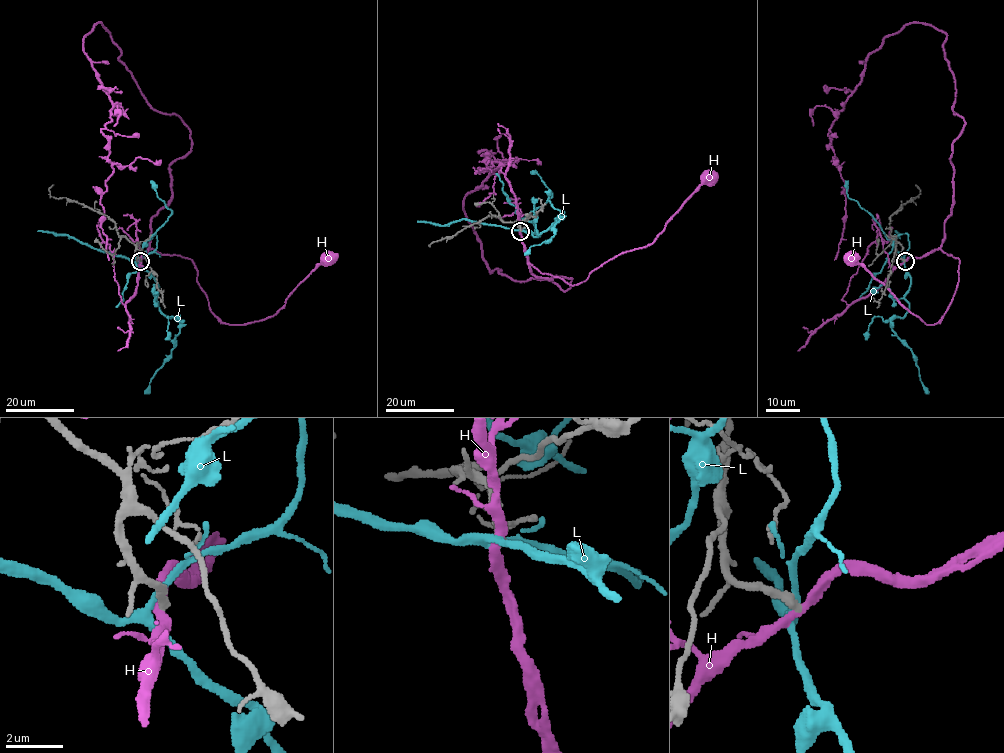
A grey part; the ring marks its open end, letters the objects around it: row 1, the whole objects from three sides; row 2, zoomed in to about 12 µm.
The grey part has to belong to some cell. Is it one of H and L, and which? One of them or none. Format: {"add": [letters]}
{"add": []}

